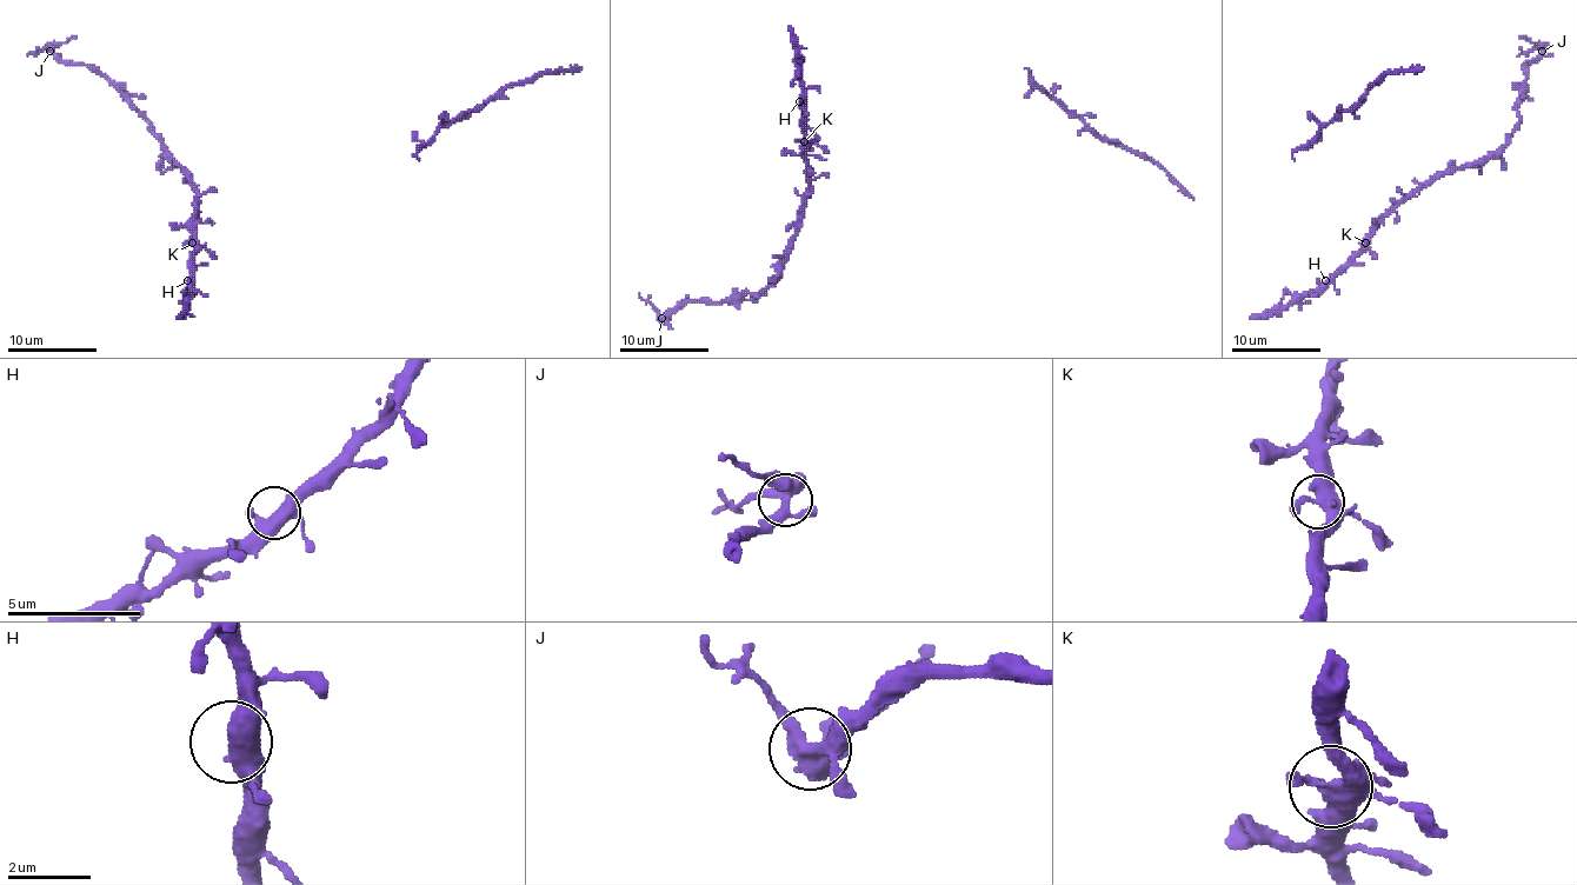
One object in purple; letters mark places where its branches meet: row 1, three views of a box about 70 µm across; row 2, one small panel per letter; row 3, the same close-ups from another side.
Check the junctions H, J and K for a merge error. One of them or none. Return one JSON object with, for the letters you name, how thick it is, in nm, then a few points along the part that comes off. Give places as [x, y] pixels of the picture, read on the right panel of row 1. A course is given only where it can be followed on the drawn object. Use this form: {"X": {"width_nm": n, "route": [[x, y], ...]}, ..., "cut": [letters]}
{"J": {"width_nm": 420, "route": [[1542, 52], [1535, 42], [1519, 35]]}, "cut": ["J"]}

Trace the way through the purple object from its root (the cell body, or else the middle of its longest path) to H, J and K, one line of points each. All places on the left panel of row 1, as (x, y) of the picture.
H: (217, 190), (210, 190), (199, 198), (192, 277), (187, 280)
J: (217, 190), (199, 194), (192, 178), (172, 158), (152, 125), (102, 75), (85, 65), (65, 65), (50, 52)
K: (217, 190), (210, 190), (199, 198), (192, 243)

